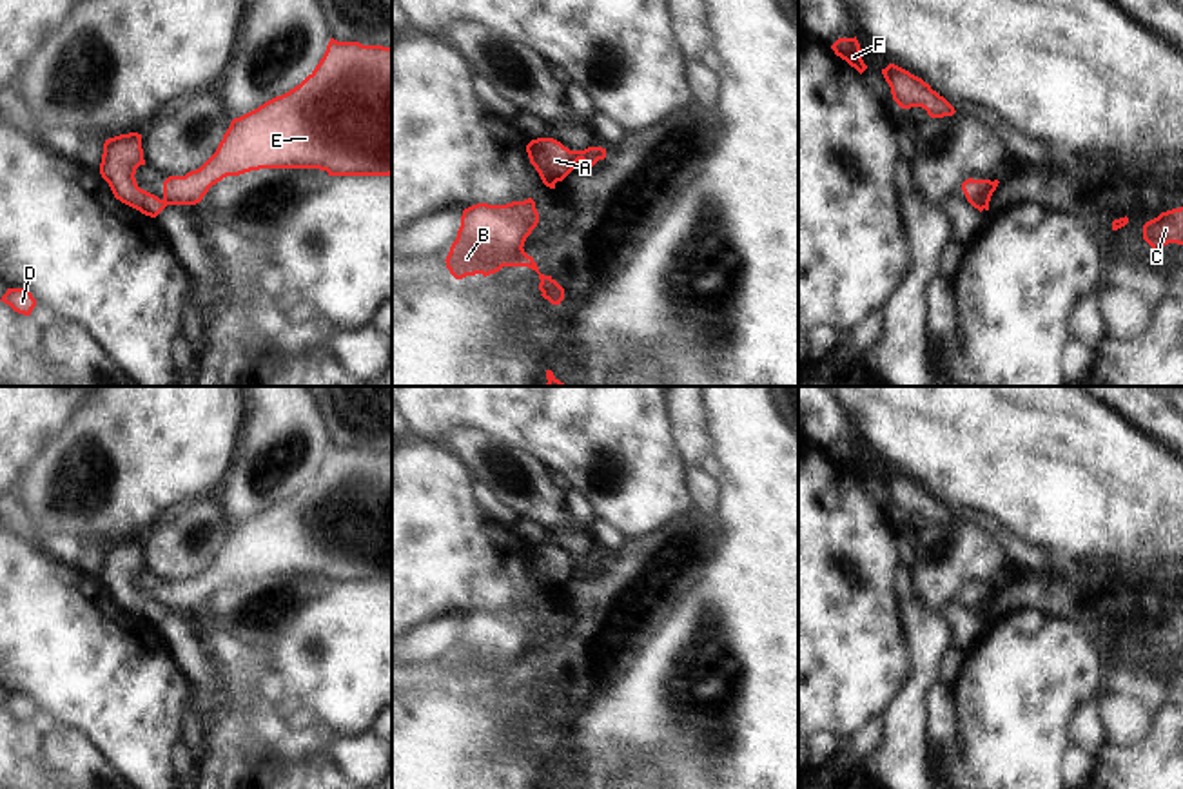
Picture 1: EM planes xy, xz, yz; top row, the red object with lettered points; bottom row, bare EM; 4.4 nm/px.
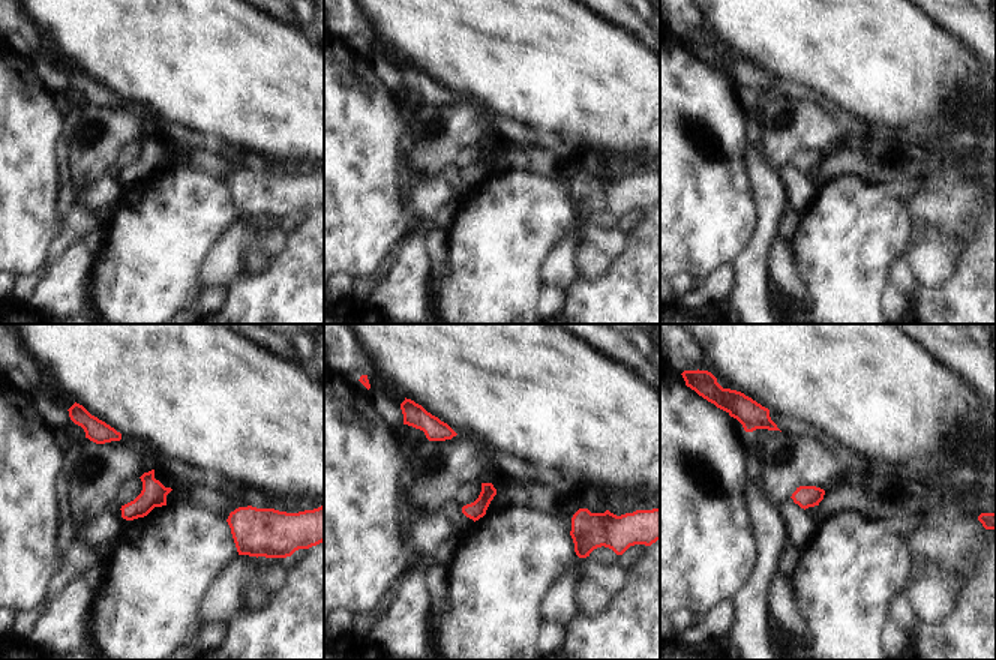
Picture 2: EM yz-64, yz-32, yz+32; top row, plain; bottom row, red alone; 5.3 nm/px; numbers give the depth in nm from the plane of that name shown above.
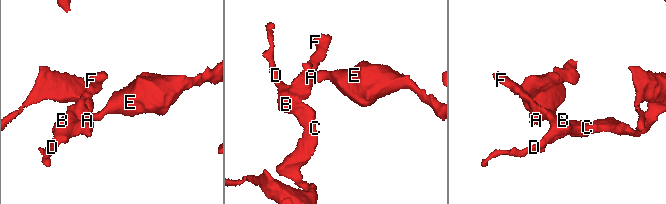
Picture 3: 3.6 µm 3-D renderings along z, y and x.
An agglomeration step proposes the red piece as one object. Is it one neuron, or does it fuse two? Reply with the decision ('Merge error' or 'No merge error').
Merge error

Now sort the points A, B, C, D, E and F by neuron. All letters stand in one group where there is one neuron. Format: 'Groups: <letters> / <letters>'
Groups: A B C D F / E

